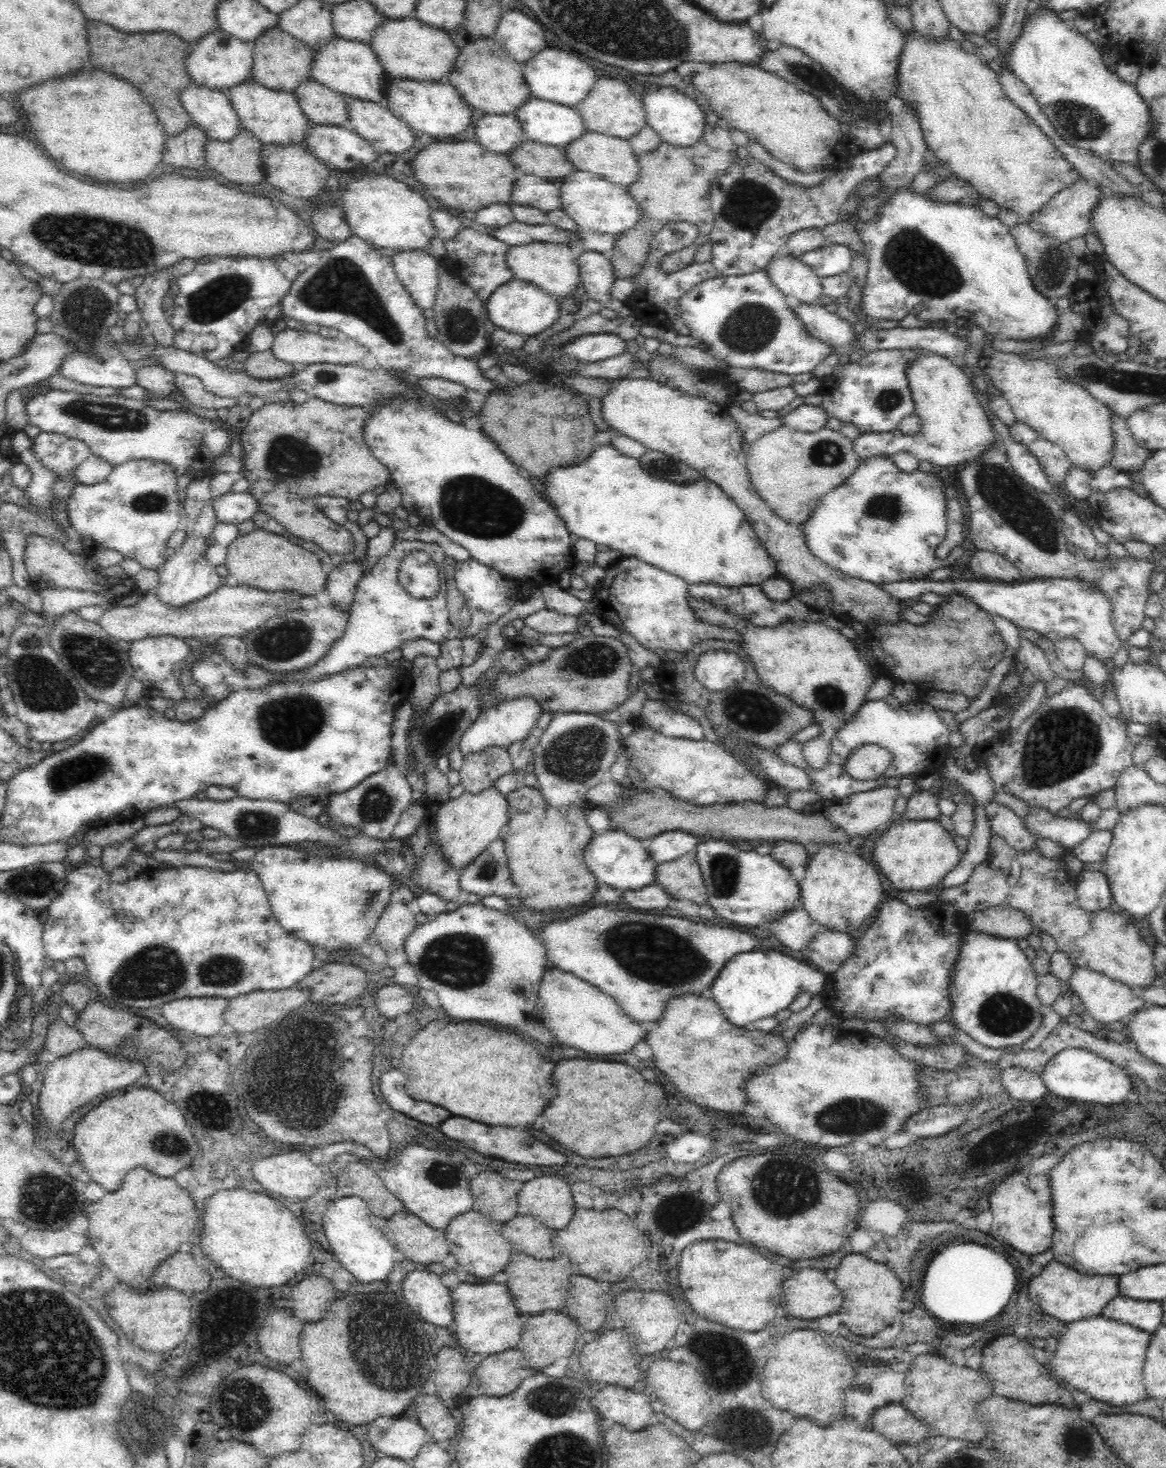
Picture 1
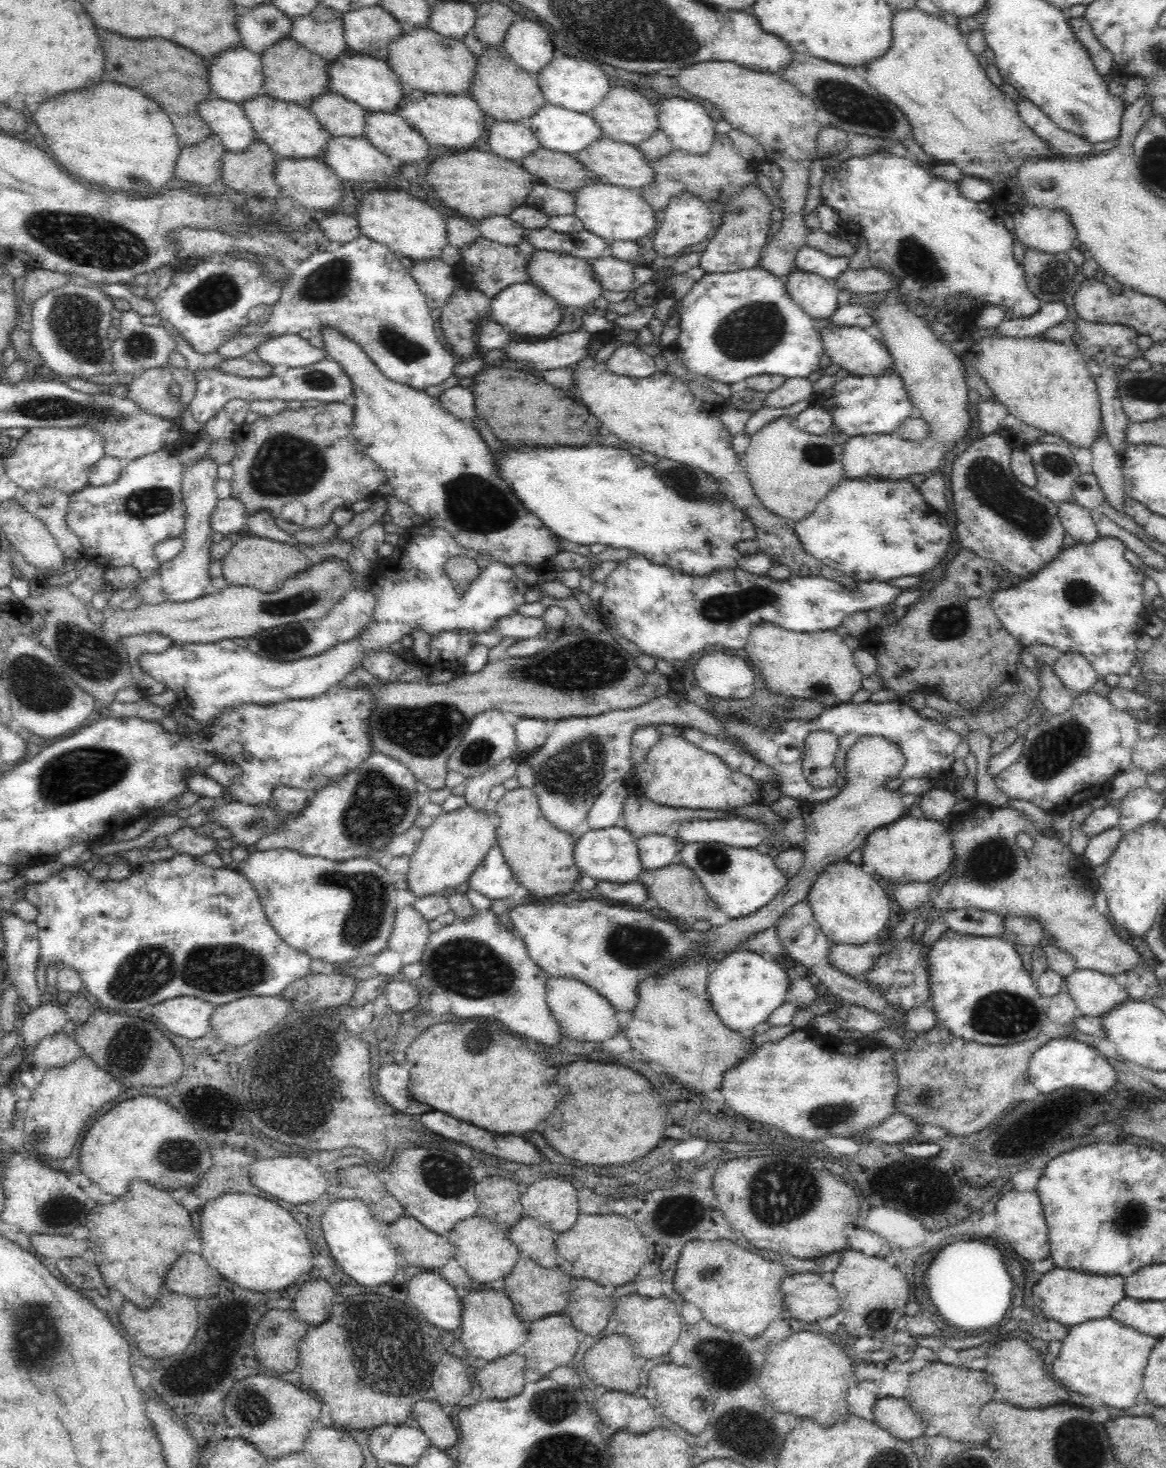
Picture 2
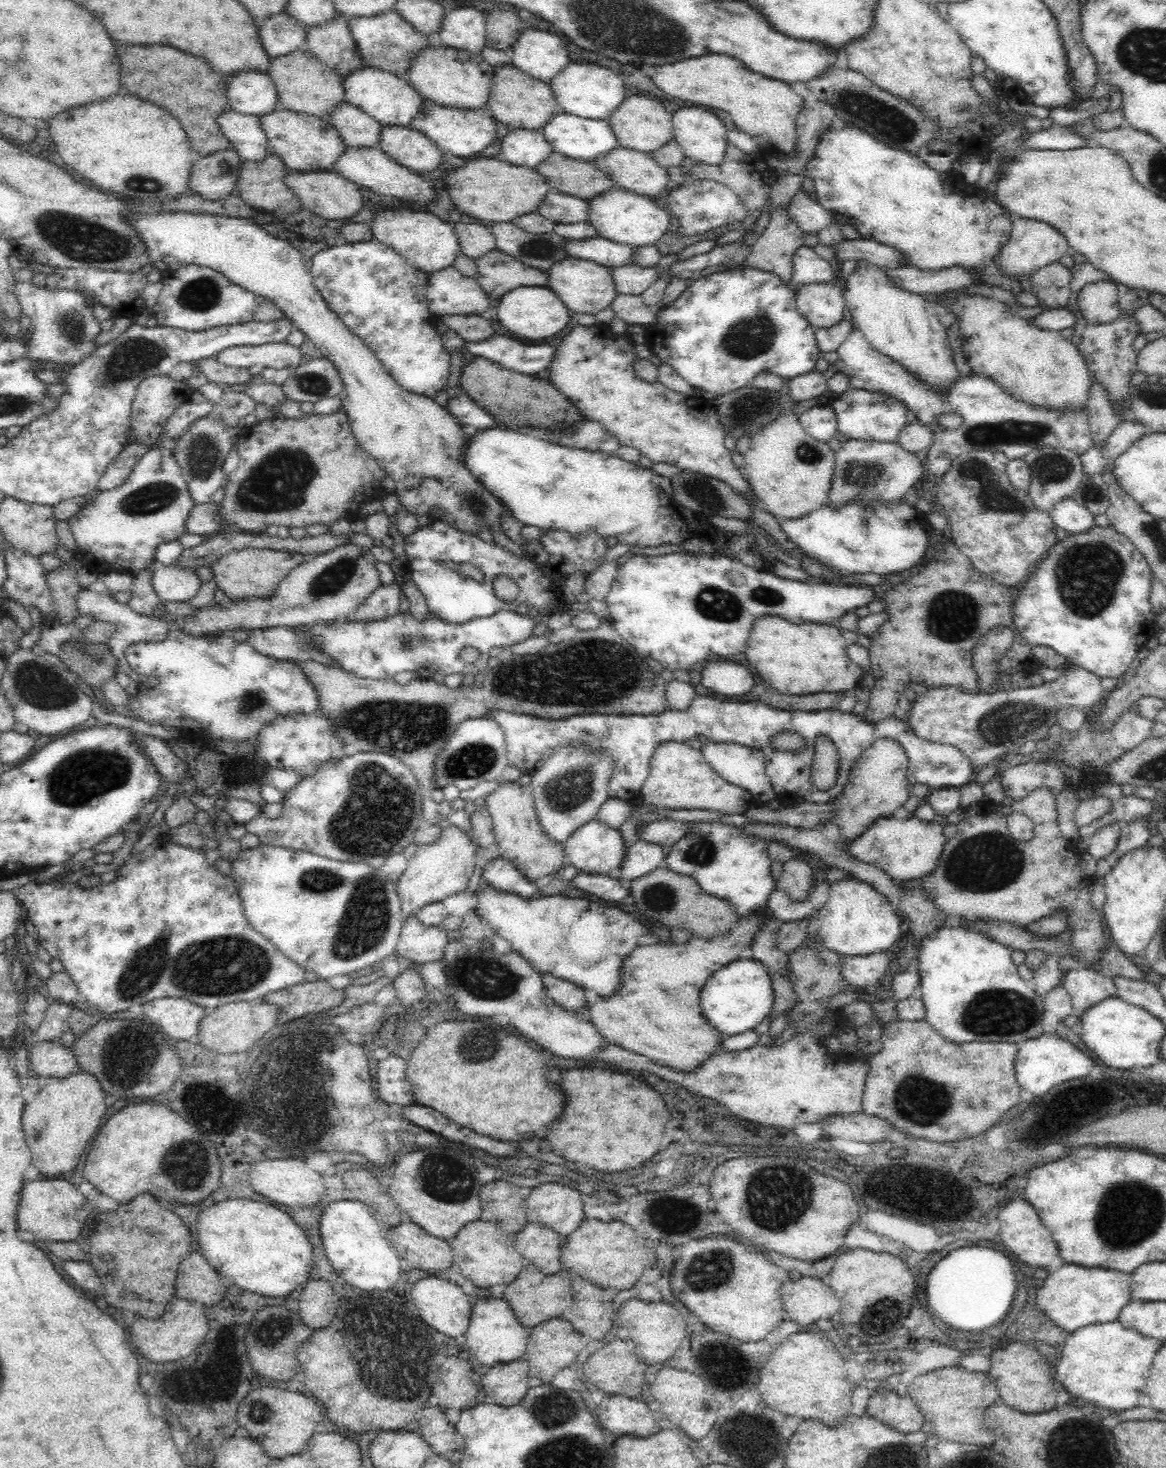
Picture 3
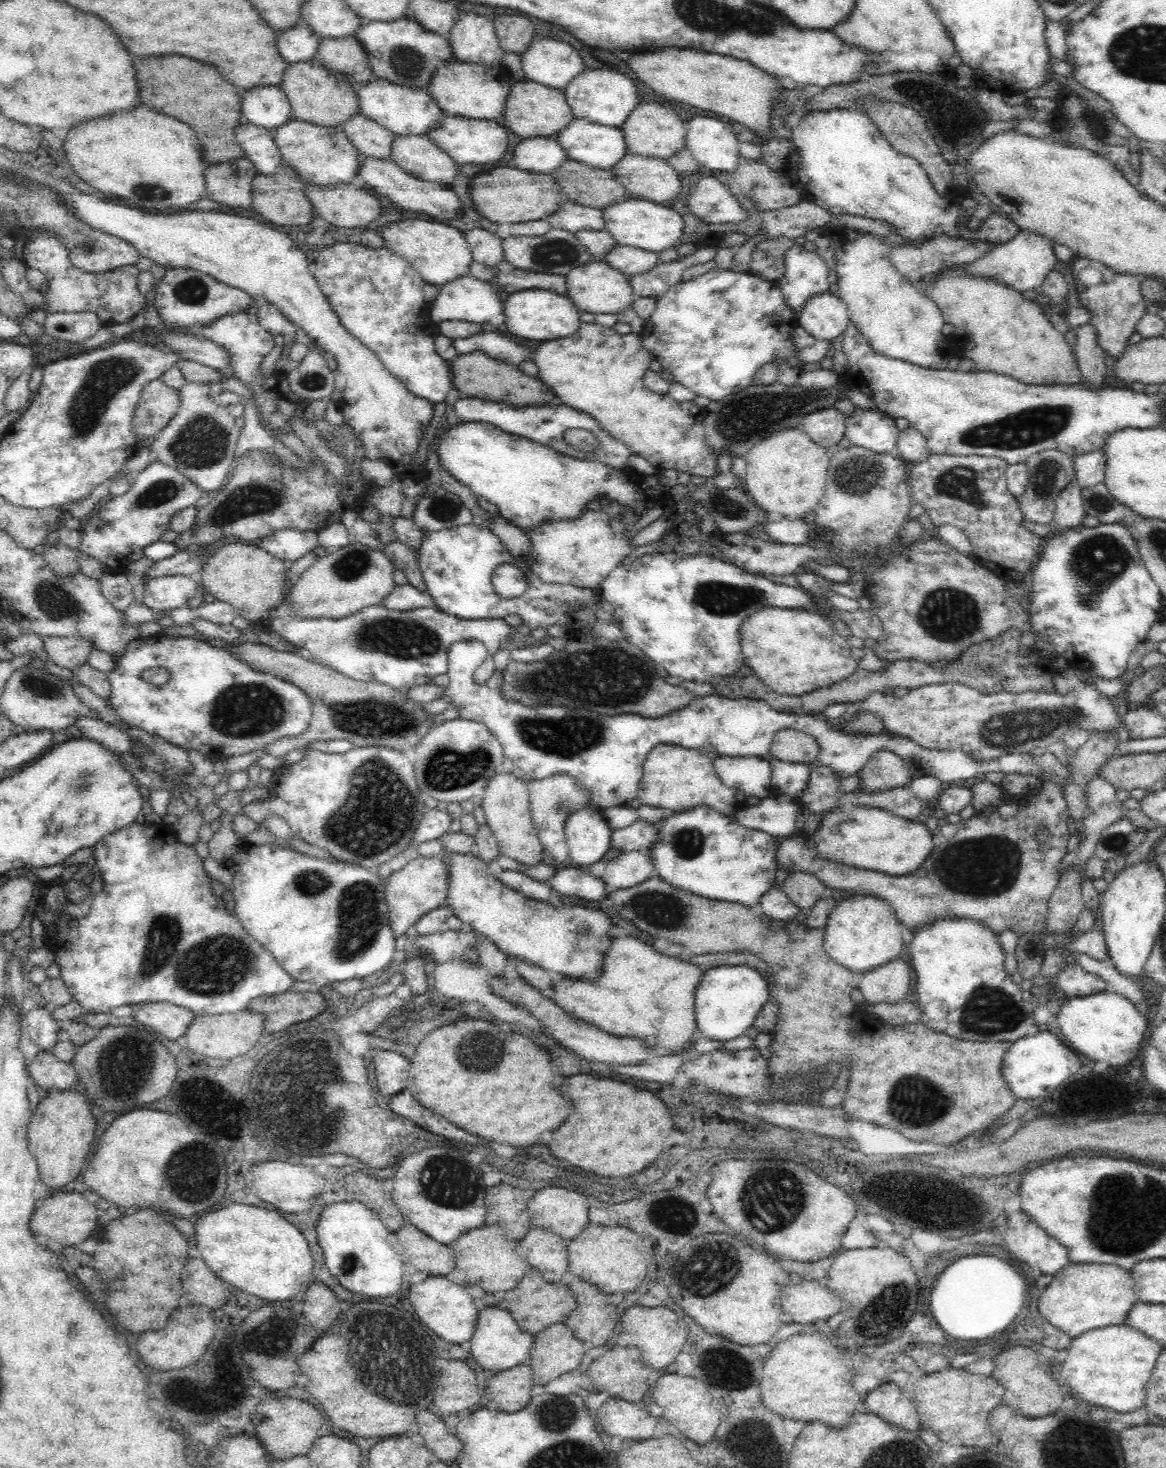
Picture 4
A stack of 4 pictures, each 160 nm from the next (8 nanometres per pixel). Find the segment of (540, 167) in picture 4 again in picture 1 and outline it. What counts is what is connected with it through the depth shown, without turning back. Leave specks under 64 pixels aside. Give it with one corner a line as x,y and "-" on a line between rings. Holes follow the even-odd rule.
514,113
487,114
476,122
475,130
475,139
496,154
508,154
526,141
524,129

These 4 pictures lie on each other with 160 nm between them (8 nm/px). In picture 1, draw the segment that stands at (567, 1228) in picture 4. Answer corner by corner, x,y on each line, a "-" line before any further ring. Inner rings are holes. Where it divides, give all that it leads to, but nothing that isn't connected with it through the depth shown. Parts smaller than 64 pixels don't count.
540,1176
523,1182
517,1195
520,1215
530,1215
555,1231
564,1228
574,1216
570,1186
558,1176

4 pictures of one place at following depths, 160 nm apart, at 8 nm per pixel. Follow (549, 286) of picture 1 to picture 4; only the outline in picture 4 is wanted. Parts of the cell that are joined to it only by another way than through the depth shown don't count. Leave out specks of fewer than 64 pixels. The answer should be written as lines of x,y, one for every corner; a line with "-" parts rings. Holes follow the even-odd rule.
590,260
582,266
577,266
567,274
566,282
568,298
580,311
594,312
594,314
617,314
633,306
635,296
628,275
612,268
605,260

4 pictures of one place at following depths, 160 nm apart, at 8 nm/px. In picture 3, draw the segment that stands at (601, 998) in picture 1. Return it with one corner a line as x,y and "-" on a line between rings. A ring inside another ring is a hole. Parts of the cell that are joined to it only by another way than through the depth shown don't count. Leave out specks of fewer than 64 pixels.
543,972
542,985
548,993
548,996
564,1009
580,1012
586,1006
586,996
582,991
582,987
578,987
576,983
558,978
548,972

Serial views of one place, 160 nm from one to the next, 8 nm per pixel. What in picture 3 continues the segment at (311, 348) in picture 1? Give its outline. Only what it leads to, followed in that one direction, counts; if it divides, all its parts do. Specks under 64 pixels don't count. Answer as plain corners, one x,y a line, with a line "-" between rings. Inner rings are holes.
285,341
281,343
263,344
260,346
230,346
224,350
220,350
218,354
212,357
216,357
216,360
220,363
231,367
246,367
246,368
275,368
280,370
288,368
289,366
298,366
300,364
300,349
298,347
291,346

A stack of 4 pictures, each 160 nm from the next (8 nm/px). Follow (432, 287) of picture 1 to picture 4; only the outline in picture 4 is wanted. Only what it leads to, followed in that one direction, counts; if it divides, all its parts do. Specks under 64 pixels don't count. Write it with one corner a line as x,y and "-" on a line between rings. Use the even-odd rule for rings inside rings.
464,275
451,283
438,286
438,296
430,308
430,320
436,325
442,320
461,320
476,324
504,326
505,316
503,312
504,301
500,299
500,291
492,283
474,278
472,275

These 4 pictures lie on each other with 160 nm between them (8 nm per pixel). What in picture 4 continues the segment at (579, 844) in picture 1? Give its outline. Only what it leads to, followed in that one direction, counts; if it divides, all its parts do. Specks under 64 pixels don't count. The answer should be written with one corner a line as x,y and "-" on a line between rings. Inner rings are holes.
498,770
487,780
480,806
485,814
485,824
494,833
501,854
522,864
534,866
542,862
544,847
538,839
533,823
527,783
528,780
521,775

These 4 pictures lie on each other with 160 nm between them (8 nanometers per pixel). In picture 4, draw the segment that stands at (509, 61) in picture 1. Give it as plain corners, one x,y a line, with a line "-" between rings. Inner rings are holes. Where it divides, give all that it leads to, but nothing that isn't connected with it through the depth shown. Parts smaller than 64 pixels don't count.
513,79
510,87
501,123
521,139
556,137
575,119
575,114
567,103
566,95
560,89
548,88
548,86
527,80
516,82

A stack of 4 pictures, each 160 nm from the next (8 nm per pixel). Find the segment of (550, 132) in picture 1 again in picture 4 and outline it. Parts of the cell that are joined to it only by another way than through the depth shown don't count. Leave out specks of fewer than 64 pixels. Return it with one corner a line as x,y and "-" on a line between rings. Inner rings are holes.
575,118
557,134
567,158
604,170
621,161
628,153
623,132
613,126
594,124

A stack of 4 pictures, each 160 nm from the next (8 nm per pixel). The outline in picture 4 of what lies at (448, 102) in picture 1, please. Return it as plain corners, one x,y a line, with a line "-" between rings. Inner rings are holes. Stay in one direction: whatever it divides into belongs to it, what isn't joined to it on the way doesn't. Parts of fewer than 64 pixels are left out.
444,114
443,121
433,129
428,130
427,137
436,143
446,154
449,154
456,164
488,164
499,162
506,150
508,150
507,127
500,120
476,120
460,116

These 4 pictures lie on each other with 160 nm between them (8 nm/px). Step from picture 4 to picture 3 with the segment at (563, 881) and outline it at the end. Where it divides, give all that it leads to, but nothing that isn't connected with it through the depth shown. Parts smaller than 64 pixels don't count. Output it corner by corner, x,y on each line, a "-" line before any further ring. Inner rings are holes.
578,871
570,880
570,884
584,891
602,898
602,900
624,900
628,898
629,890
626,884
619,879
614,879
607,874
592,874

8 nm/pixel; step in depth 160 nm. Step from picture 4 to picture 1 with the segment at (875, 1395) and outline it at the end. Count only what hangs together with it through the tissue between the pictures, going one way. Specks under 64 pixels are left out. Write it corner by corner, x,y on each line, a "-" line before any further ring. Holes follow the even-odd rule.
889,1403
877,1407
872,1416
874,1416
871,1418
874,1430
896,1444
918,1444
930,1435
928,1425
914,1418
901,1403

